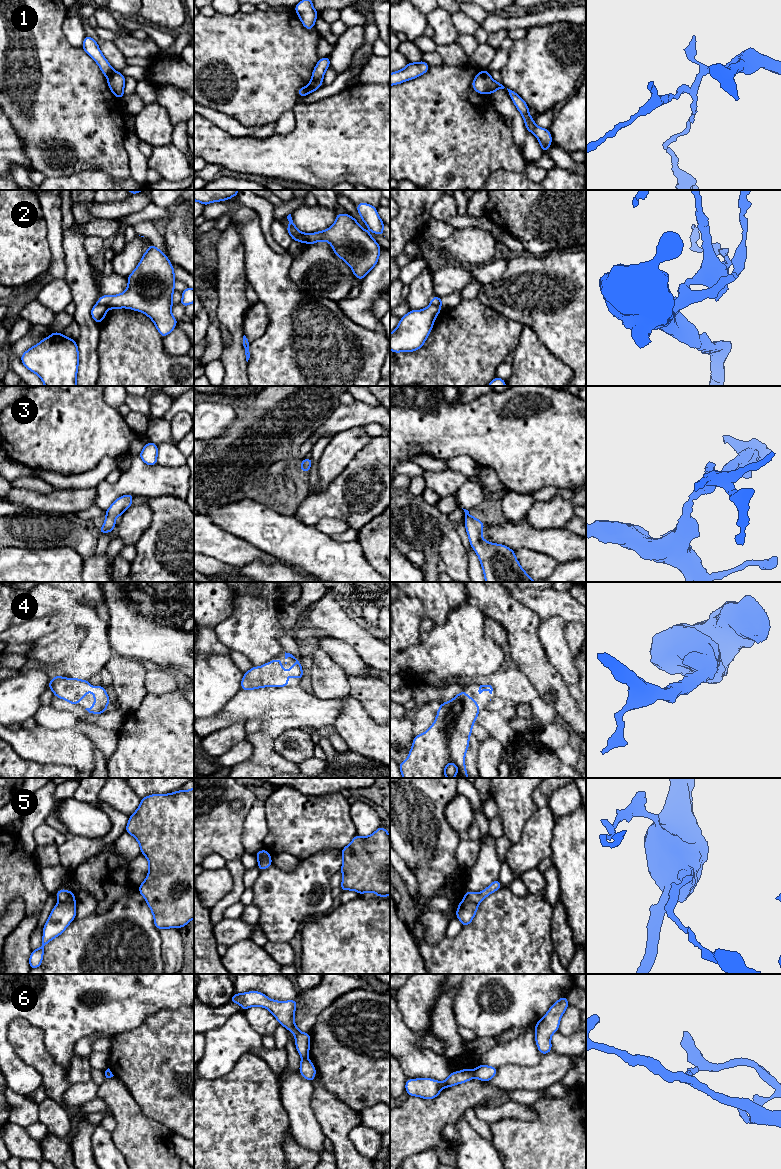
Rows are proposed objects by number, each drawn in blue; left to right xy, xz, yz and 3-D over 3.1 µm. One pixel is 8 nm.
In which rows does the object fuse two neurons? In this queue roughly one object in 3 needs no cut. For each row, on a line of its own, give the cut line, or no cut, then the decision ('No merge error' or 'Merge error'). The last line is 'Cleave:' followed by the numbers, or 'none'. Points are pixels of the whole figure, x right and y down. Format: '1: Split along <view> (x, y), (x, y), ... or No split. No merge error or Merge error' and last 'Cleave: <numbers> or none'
1: Split along xz (306, 86), (309, 92). Merge error
2: Split along yz (431, 303), (439, 305). Merge error
3: No split. No merge error
4: No split. No merge error
5: Split along xy (74, 900), (59, 902). Merge error
6: Split along yz (472, 1070), (475, 1077). Merge error
Cleave: 1, 2, 5, 6

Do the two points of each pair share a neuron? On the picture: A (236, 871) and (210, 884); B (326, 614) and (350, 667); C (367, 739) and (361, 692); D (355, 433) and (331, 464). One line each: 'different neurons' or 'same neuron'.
A: different neurons
B: different neurons
C: different neurons
D: same neuron

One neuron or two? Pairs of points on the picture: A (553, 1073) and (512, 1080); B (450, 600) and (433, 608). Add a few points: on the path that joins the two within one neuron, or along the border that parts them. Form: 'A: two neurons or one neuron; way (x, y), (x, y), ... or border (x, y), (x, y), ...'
A: one neuron; way (543, 1075), (536, 1078), (522, 1078)
B: one neuron; way (446, 600), (441, 600), (437, 604)

